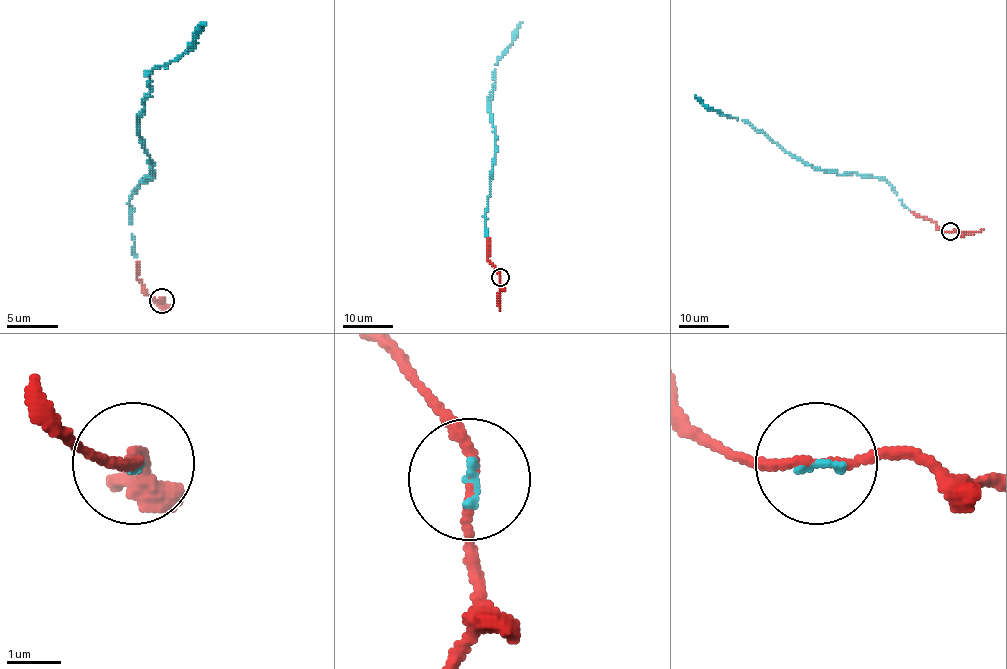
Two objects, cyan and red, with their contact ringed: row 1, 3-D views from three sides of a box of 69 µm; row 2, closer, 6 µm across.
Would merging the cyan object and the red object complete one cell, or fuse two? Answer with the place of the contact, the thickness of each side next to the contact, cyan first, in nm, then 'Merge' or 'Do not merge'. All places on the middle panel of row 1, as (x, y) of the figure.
Place: (500, 277). Thickness 100 nm (cyan) against 160 nm. Merge

